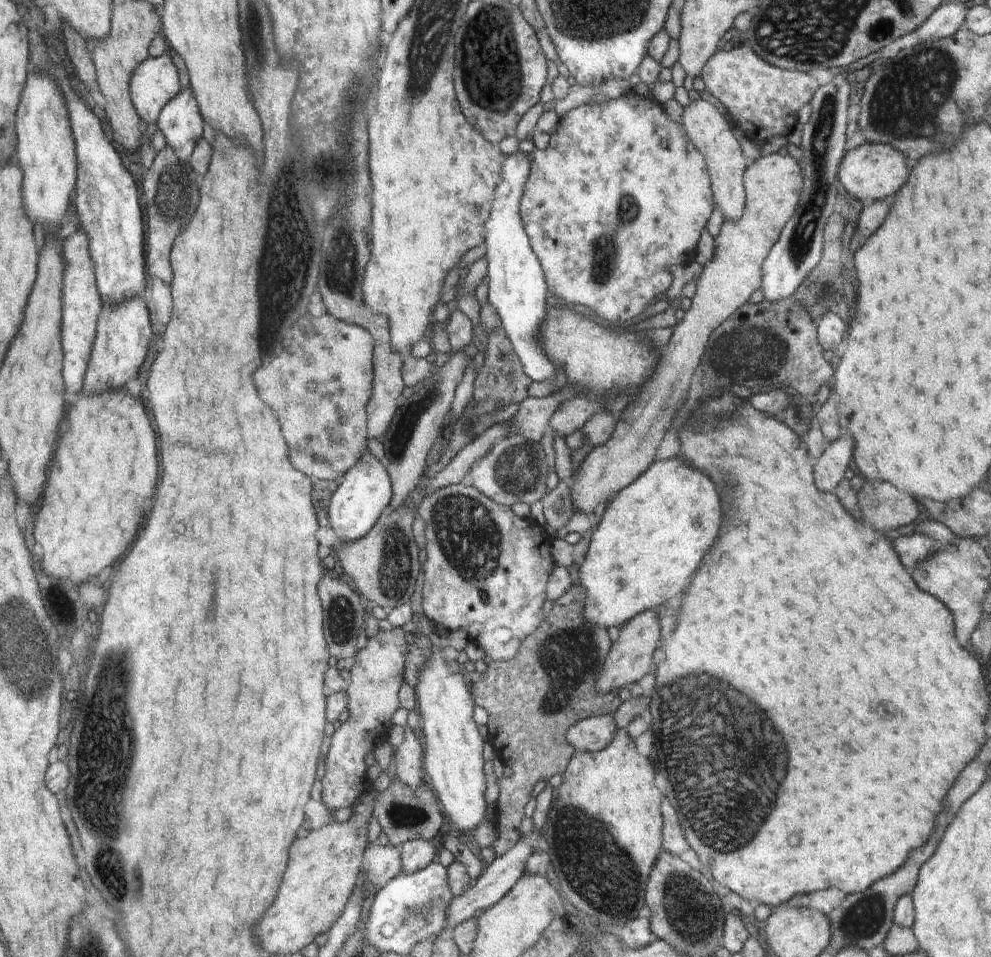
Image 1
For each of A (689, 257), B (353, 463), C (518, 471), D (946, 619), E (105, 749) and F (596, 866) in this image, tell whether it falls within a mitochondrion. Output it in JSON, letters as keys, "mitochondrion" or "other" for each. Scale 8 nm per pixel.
{"A":"other","B":"other","C":"mitochondrion","D":"other","E":"mitochondrion","F":"mitochondrion"}

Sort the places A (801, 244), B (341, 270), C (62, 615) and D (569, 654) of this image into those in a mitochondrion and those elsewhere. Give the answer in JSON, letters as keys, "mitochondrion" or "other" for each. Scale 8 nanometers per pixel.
{"A":"mitochondrion","B":"mitochondrion","C":"mitochondrion","D":"mitochondrion"}

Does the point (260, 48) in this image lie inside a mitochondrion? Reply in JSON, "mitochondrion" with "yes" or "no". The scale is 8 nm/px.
{"mitochondrion":"yes"}

